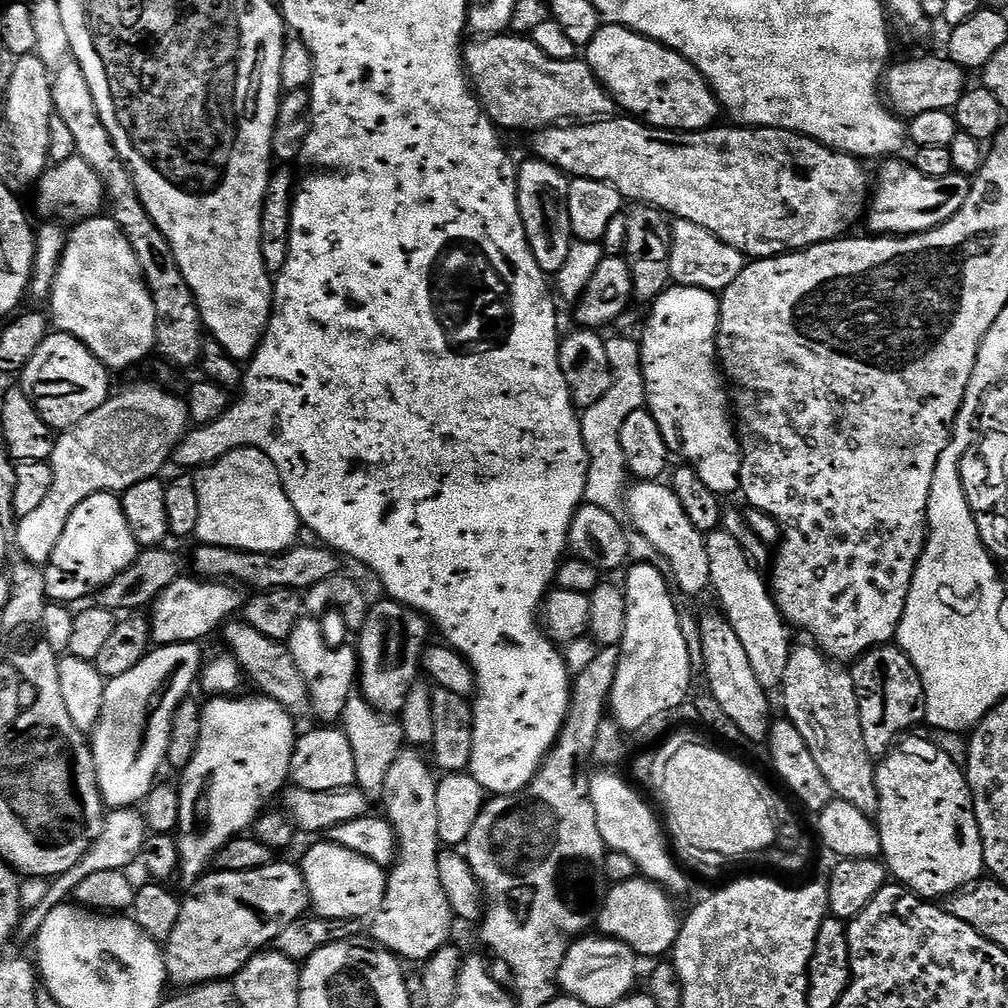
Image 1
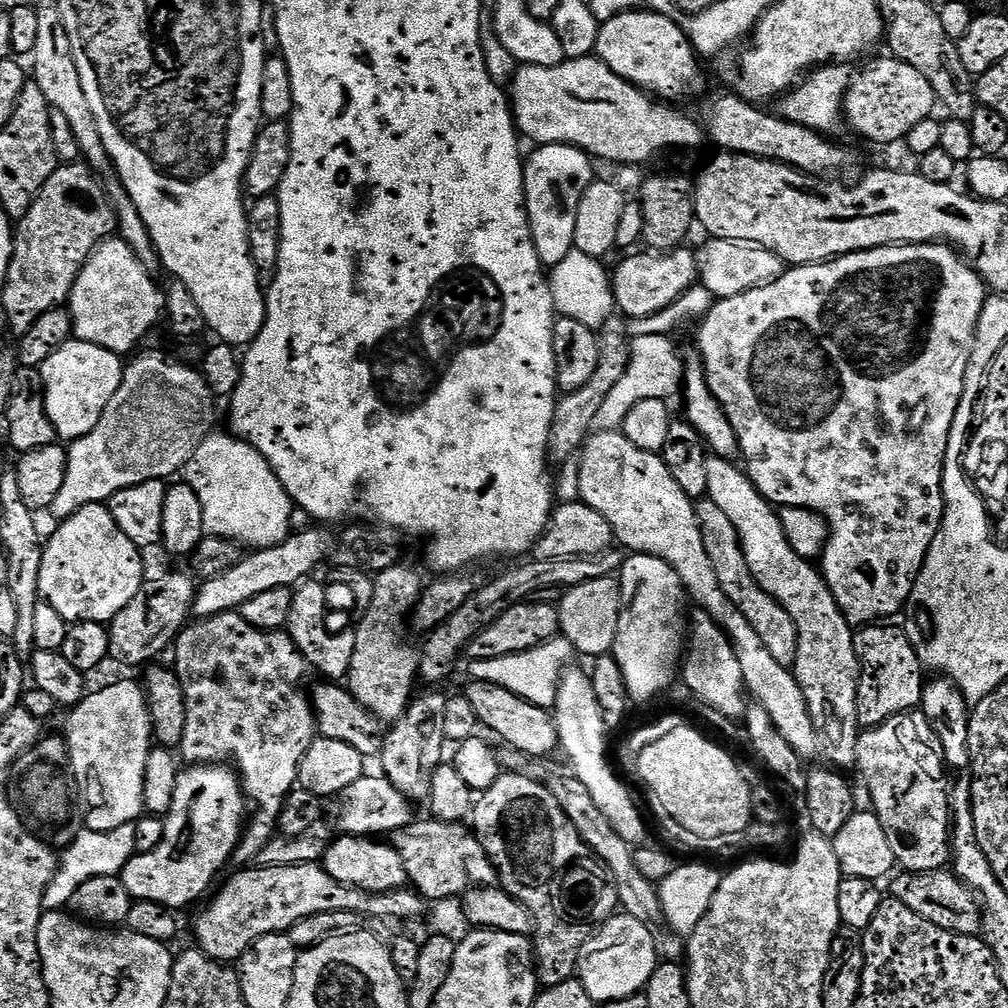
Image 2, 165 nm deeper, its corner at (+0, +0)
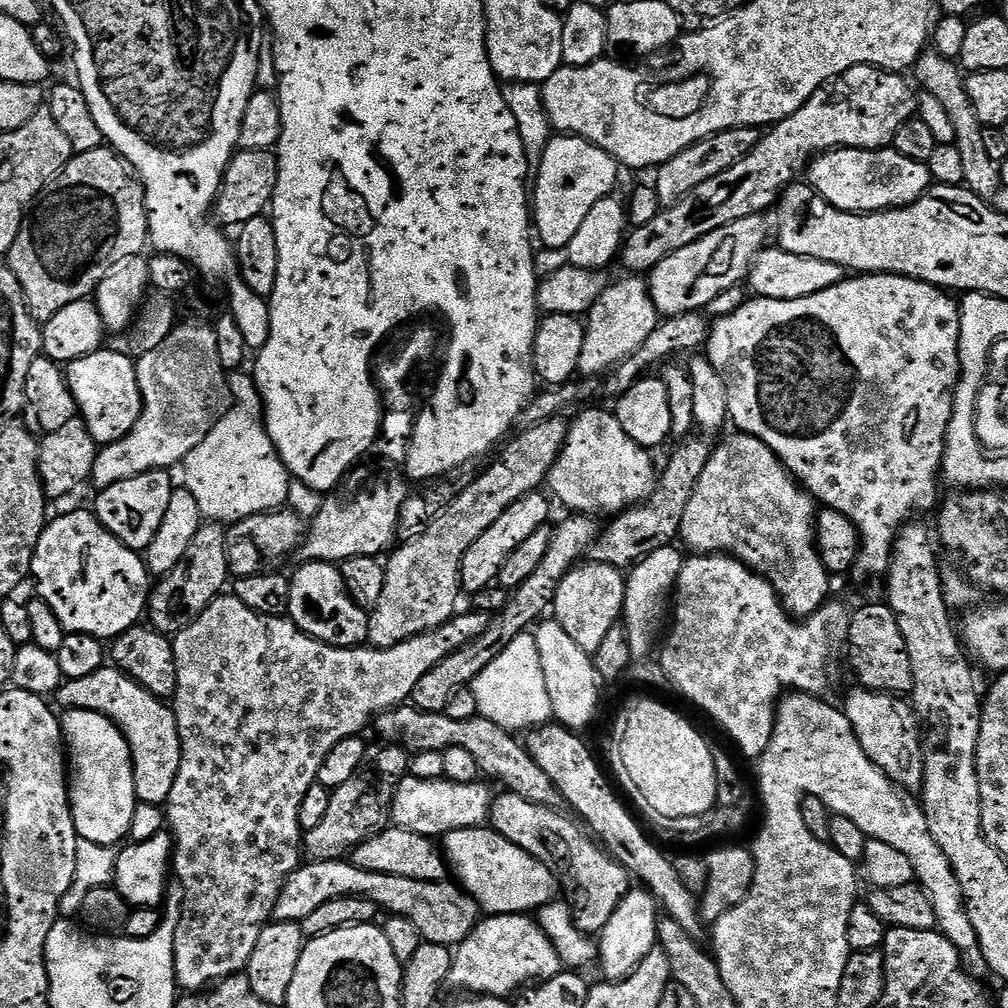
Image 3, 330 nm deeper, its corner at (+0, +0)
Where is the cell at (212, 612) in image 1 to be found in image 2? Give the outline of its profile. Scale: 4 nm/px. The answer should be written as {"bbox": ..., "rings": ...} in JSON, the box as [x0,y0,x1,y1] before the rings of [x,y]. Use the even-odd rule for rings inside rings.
{"bbox":[195,526,334,618],"rings":[[[309,526],[295,534],[289,534],[283,544],[275,544],[273,548],[257,548],[249,551],[241,559],[240,564],[234,566],[234,570],[226,570],[226,574],[218,574],[218,578],[203,581],[196,593],[195,615],[207,618],[223,612],[235,612],[246,602],[250,602],[254,594],[263,594],[266,590],[292,588],[299,585],[305,578],[311,577],[308,575],[323,560],[329,559],[334,547],[331,534],[323,532],[320,528],[323,527]]]}

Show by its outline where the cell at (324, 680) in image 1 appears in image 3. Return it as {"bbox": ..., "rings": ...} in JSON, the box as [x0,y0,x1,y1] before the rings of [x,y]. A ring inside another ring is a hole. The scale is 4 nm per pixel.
{"bbox":[288,562,369,648],"rings":[[[304,562],[296,573],[291,573],[292,589],[290,590],[290,610],[288,616],[308,636],[326,642],[335,648],[359,648],[368,639],[369,613],[363,612],[350,598],[346,590],[346,582],[342,578],[339,567],[335,564],[322,564],[319,562]]]}

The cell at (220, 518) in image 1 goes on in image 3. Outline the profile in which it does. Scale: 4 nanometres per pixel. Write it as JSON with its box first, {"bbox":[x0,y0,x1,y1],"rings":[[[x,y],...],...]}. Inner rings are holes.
{"bbox":[182,370,290,526],"rings":[[[237,370],[228,377],[228,385],[232,391],[232,405],[225,416],[221,416],[220,420],[214,426],[214,430],[210,430],[210,434],[206,434],[206,438],[202,442],[198,442],[198,446],[194,446],[194,450],[190,450],[190,454],[182,461],[182,469],[184,468],[183,487],[190,490],[190,494],[194,494],[194,499],[198,501],[198,510],[201,517],[205,521],[215,522],[225,526],[231,525],[242,518],[250,518],[254,514],[262,514],[263,512],[275,512],[283,509],[288,502],[288,481],[290,473],[287,466],[282,462],[282,458],[276,452],[274,442],[270,438],[270,434],[264,429],[264,401],[260,398],[260,391],[256,388],[256,381],[251,375],[247,376],[247,371]]]}

